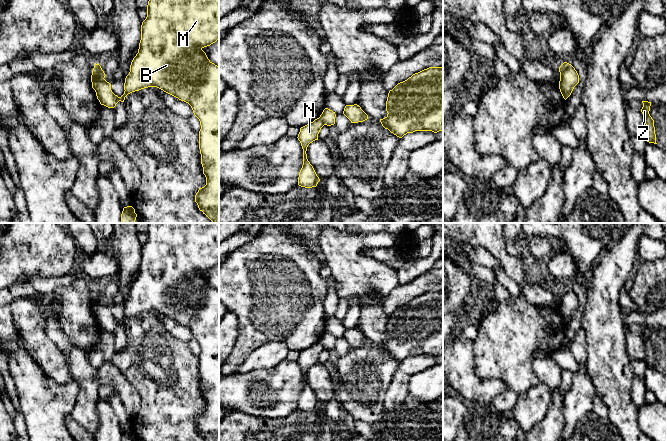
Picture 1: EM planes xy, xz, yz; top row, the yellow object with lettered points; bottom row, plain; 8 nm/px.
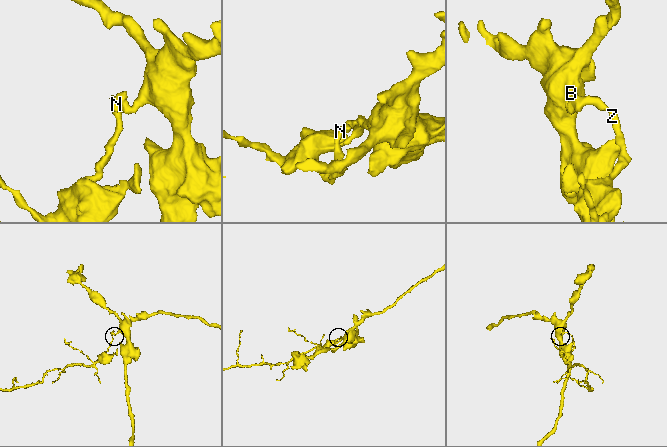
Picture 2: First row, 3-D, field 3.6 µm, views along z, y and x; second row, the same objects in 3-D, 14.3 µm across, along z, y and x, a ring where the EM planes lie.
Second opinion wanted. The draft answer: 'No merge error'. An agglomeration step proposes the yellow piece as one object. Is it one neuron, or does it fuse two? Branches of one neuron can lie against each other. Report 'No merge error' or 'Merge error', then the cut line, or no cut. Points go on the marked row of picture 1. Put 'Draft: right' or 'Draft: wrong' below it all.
Merge error. Split along xy (103, 78), (95, 90)
Draft: wrong

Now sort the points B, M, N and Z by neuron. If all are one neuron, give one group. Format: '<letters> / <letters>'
B M / N Z

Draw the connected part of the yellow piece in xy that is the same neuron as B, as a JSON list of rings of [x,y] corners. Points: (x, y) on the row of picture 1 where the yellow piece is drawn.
[[[149,0],[147,17],[141,25],[141,40],[136,56],[125,78],[124,94],[121,97],[111,90],[111,84],[102,79],[95,92],[101,105],[114,108],[125,97],[135,91],[148,87],[157,87],[164,92],[188,103],[194,115],[199,119],[199,149],[206,185],[199,188],[195,202],[213,223],[219,223],[219,67],[212,63],[202,50],[219,40],[219,0]]]

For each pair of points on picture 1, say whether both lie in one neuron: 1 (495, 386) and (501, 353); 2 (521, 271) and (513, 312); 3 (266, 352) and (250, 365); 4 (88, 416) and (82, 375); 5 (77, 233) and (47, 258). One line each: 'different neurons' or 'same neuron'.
1: different neurons
2: different neurons
3: same neuron
4: same neuron
5: different neurons

